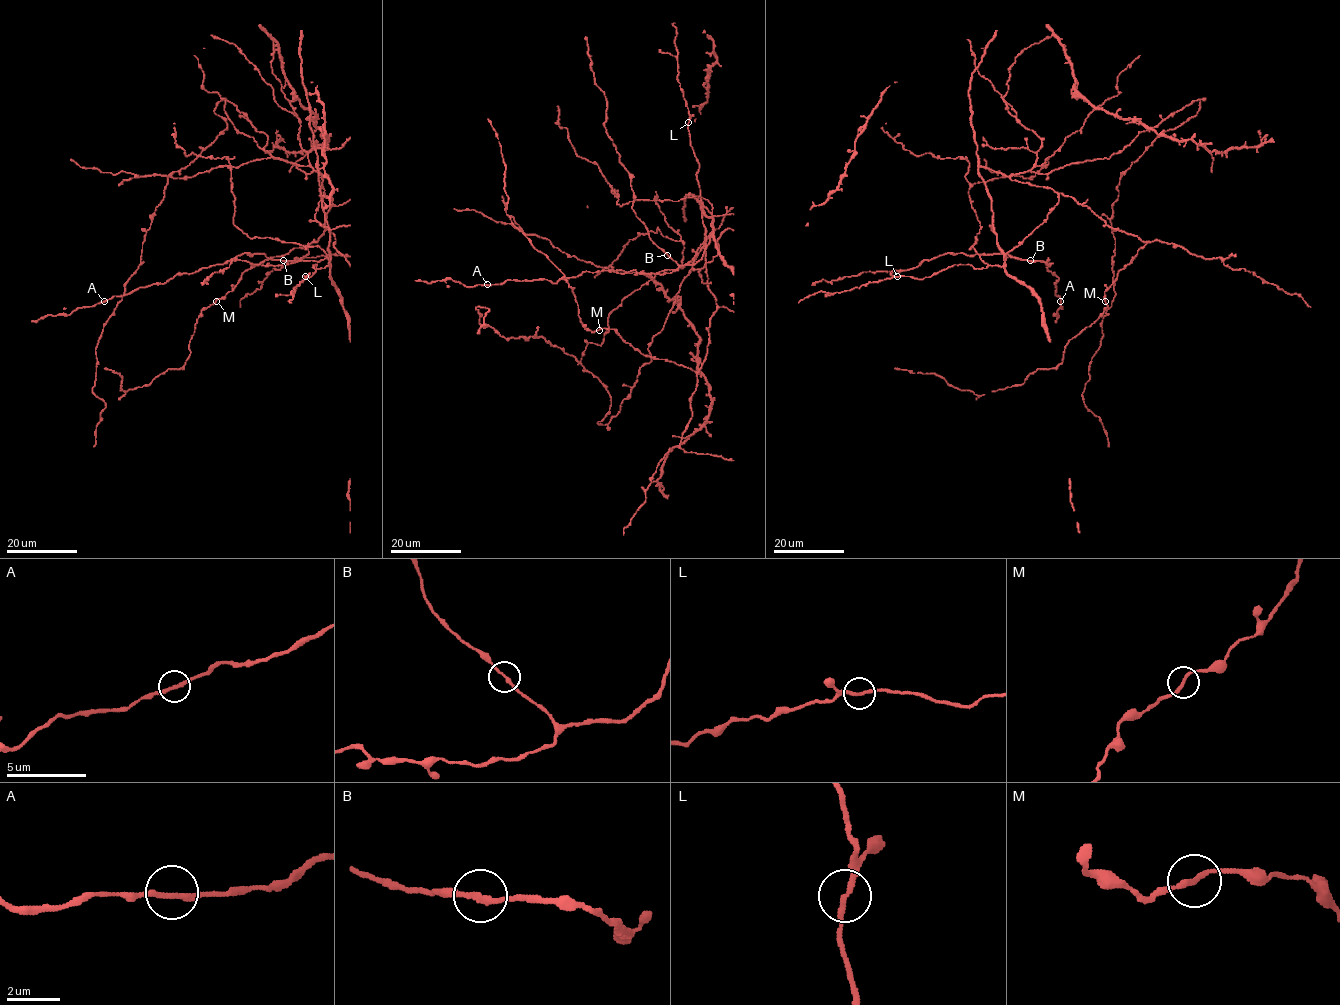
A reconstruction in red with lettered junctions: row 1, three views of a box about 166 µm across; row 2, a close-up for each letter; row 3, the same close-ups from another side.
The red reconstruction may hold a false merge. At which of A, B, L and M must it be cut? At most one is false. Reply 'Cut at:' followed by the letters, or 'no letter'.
Cut at: no letter

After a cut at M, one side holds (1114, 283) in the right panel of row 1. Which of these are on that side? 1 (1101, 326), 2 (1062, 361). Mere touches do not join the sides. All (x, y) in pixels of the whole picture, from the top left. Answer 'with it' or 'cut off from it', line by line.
1: with it
2: cut off from it

